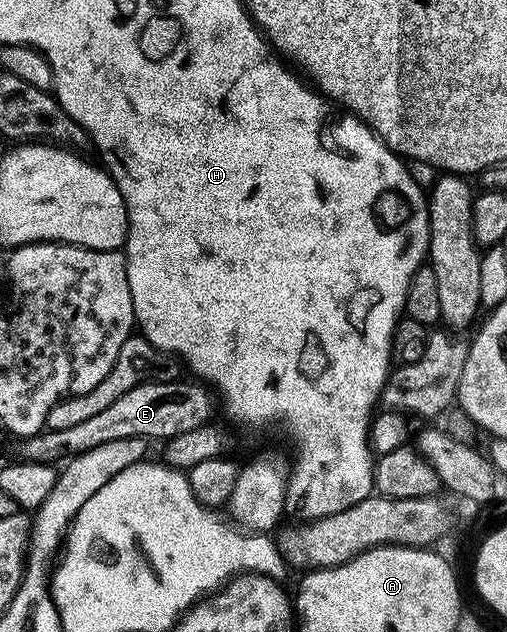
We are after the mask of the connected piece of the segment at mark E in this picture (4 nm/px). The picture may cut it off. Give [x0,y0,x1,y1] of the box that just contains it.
[20,381,213,463]

